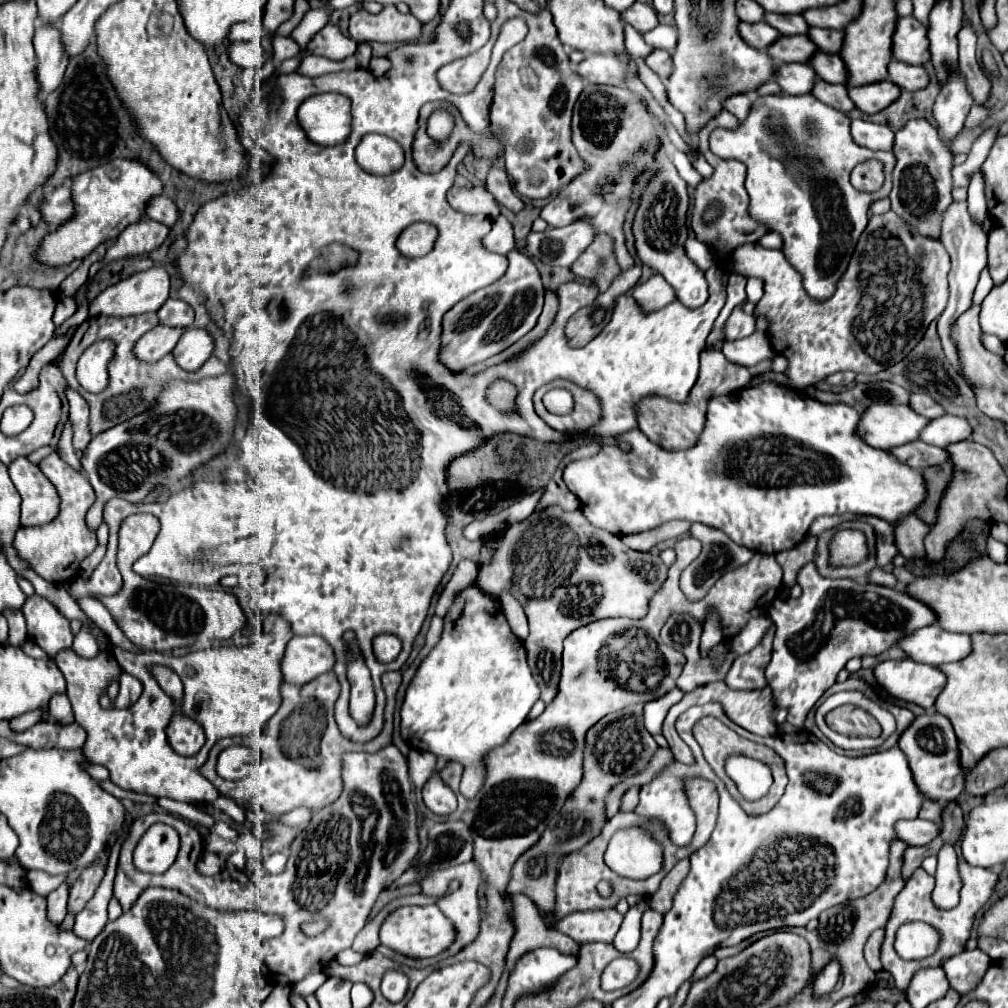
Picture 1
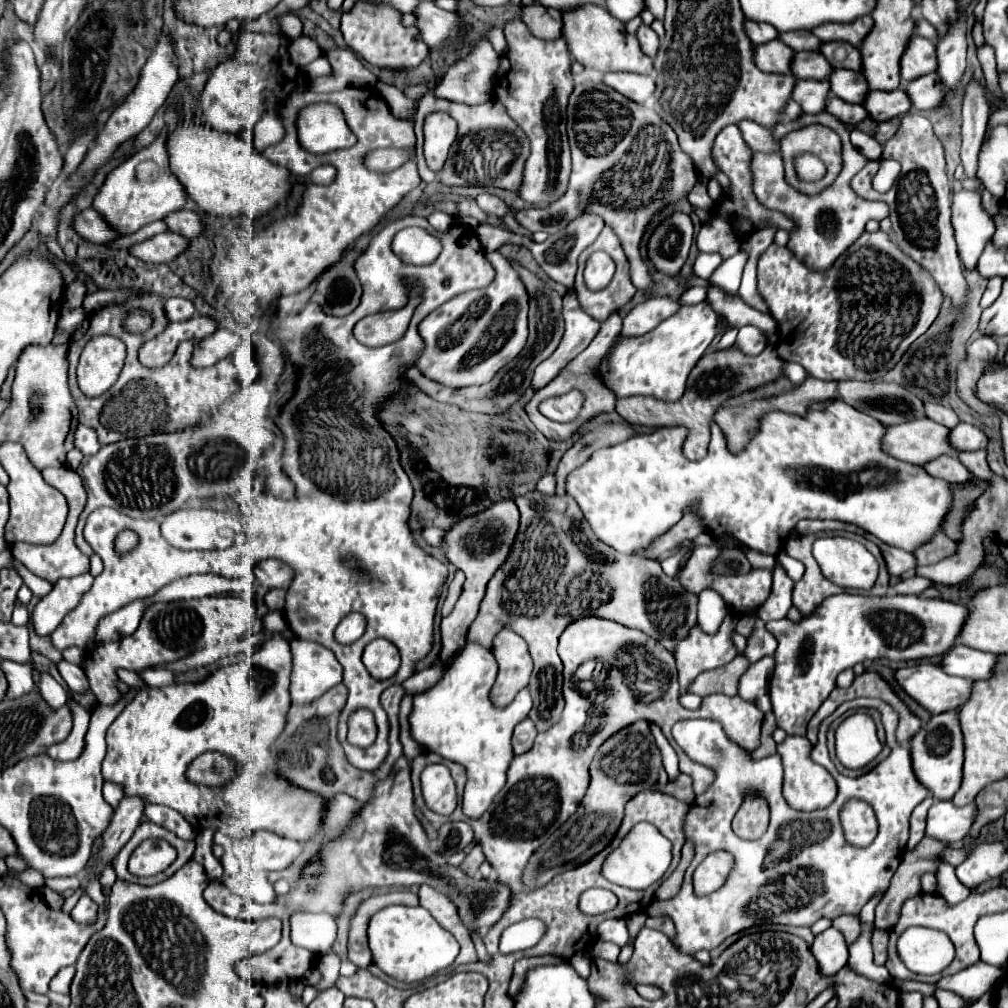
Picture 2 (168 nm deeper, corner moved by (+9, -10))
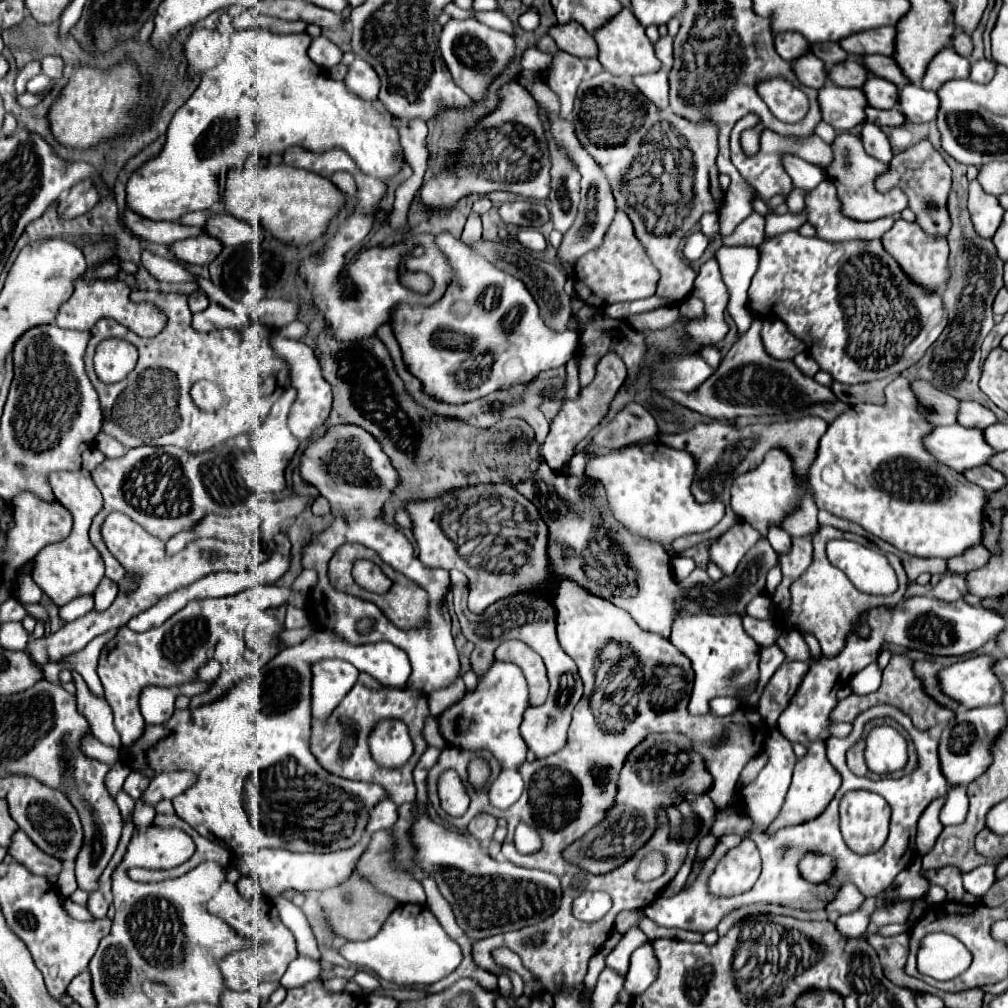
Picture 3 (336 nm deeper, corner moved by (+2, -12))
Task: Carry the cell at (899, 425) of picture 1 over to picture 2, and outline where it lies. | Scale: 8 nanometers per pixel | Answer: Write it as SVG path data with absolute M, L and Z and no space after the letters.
M914 419L888 427L888 433L882 439L882 447L896 459L926 465L940 455L956 453L948 435L950 429L932 423L932 419Z

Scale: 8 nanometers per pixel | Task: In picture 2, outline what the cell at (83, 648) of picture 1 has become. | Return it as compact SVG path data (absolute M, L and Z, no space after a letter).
M60 661L58 663L58 671L62 675L62 679L68 683L70 691L76 691L76 693L84 693L88 691L88 679L86 679L86 673L82 671L82 667L74 665L74 663L68 663L68 661Z

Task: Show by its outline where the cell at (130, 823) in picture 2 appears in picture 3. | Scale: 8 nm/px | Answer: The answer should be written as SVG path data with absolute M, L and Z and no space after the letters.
M163 773L151 779L149 787L143 791L141 801L155 807L161 799L173 799L177 795L181 795L187 785L193 783L193 775L191 773Z

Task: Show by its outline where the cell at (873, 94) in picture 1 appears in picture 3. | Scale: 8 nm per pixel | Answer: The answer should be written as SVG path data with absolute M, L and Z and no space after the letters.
M909 83L899 91L899 111L911 123L927 123L935 119L937 105L937 93L925 91L919 85Z

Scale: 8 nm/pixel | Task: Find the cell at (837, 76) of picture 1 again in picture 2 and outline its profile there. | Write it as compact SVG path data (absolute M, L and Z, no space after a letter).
M848 69L834 71L830 75L830 85L832 85L832 93L848 103L864 103L866 91L870 91L866 87L866 79L862 79L862 73Z

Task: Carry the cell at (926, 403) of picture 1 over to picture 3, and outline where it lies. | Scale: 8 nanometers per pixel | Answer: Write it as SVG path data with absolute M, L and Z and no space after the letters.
M965 401L959 405L959 411L957 411L957 423L963 425L963 427L975 427L975 429L985 429L993 423L997 423L995 415L983 407L983 405L977 405L973 401Z

